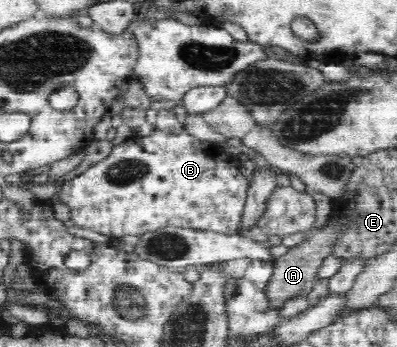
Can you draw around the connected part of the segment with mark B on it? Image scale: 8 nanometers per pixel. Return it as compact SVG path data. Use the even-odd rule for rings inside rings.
M155 129L148 136L133 135L114 146L106 158L64 182L59 199L60 203L70 207L69 221L72 225L97 231L112 239L125 235L141 236L166 227L232 235L238 232L250 185L248 179L239 172L242 160L243 157L230 156L219 144L201 141L185 129L178 134L167 134Z

